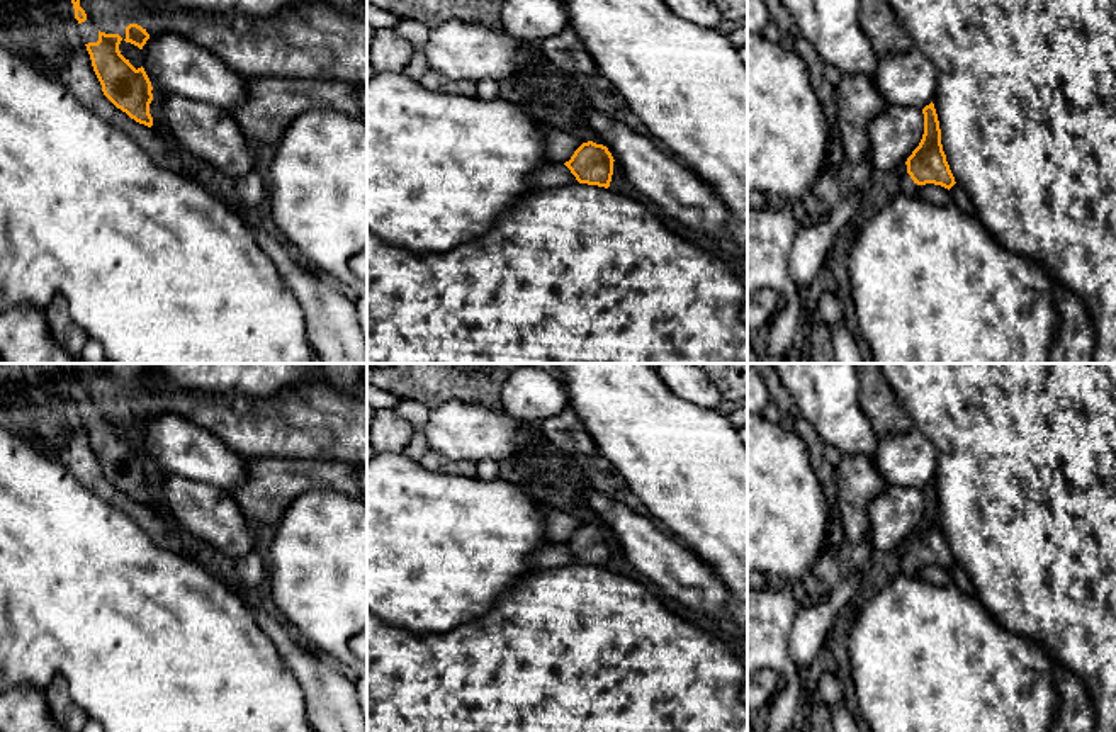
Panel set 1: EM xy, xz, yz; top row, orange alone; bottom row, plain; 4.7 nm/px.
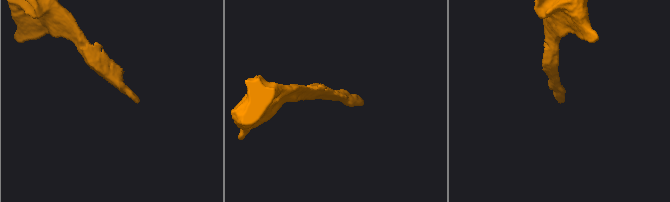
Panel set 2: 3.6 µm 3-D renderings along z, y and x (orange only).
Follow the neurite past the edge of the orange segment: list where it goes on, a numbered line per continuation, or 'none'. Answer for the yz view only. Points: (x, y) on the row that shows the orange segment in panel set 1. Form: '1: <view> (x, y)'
1: yz (907, 187)

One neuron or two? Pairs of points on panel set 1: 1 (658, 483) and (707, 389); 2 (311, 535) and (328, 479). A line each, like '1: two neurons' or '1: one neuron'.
1: two neurons
2: two neurons

